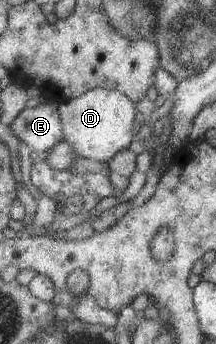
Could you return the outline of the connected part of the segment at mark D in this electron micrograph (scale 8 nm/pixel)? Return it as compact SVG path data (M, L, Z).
M95 88L75 99L57 102L61 116L64 141L67 142L78 156L108 162L117 151L127 148L137 130L135 115L136 104L125 94L105 88Z

